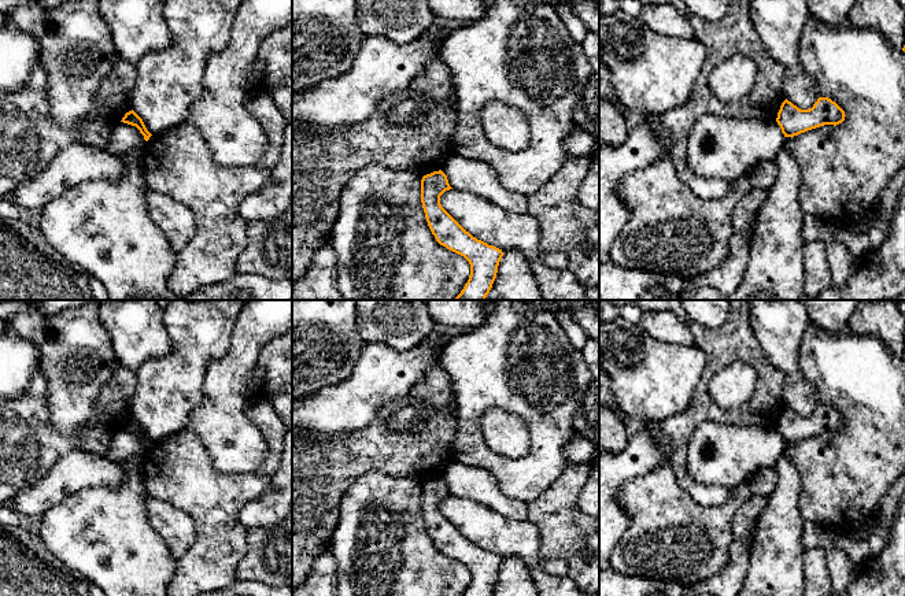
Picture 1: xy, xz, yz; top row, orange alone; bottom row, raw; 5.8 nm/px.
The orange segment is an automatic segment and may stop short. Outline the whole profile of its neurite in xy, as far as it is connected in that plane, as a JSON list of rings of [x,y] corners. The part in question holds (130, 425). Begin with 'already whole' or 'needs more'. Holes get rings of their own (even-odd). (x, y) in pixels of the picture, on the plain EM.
already whole | [[[133,417],[129,418],[129,419],[126,419],[121,429],[128,430],[128,432],[132,432],[132,433],[136,433],[140,437],[140,440],[144,443],[144,447],[145,448],[148,448],[149,444],[152,443],[147,437],[143,426]]]

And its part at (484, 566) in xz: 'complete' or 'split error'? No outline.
complete

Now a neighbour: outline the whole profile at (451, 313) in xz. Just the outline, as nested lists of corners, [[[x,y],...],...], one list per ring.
[[[425,300],[425,303],[435,323],[474,329],[483,323],[494,300]]]

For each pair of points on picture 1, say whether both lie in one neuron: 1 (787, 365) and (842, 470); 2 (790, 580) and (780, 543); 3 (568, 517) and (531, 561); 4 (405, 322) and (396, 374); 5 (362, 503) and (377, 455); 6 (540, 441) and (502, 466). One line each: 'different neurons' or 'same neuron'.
1: different neurons
2: same neuron
3: different neurons
4: different neurons
5: different neurons
6: same neuron

